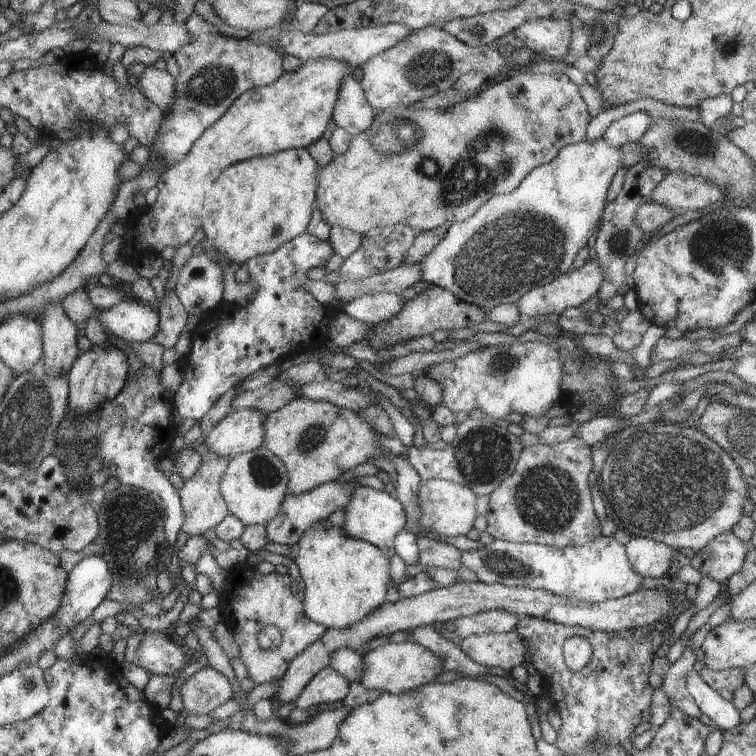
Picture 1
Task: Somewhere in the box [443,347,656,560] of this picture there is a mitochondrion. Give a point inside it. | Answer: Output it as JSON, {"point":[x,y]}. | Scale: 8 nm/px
{"point":[547,499]}

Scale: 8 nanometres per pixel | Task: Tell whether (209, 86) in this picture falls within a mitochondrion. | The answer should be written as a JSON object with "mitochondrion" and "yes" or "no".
{"mitochondrion":"yes"}

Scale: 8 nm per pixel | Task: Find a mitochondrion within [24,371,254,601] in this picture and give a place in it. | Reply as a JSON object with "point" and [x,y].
{"point":[132,519]}

